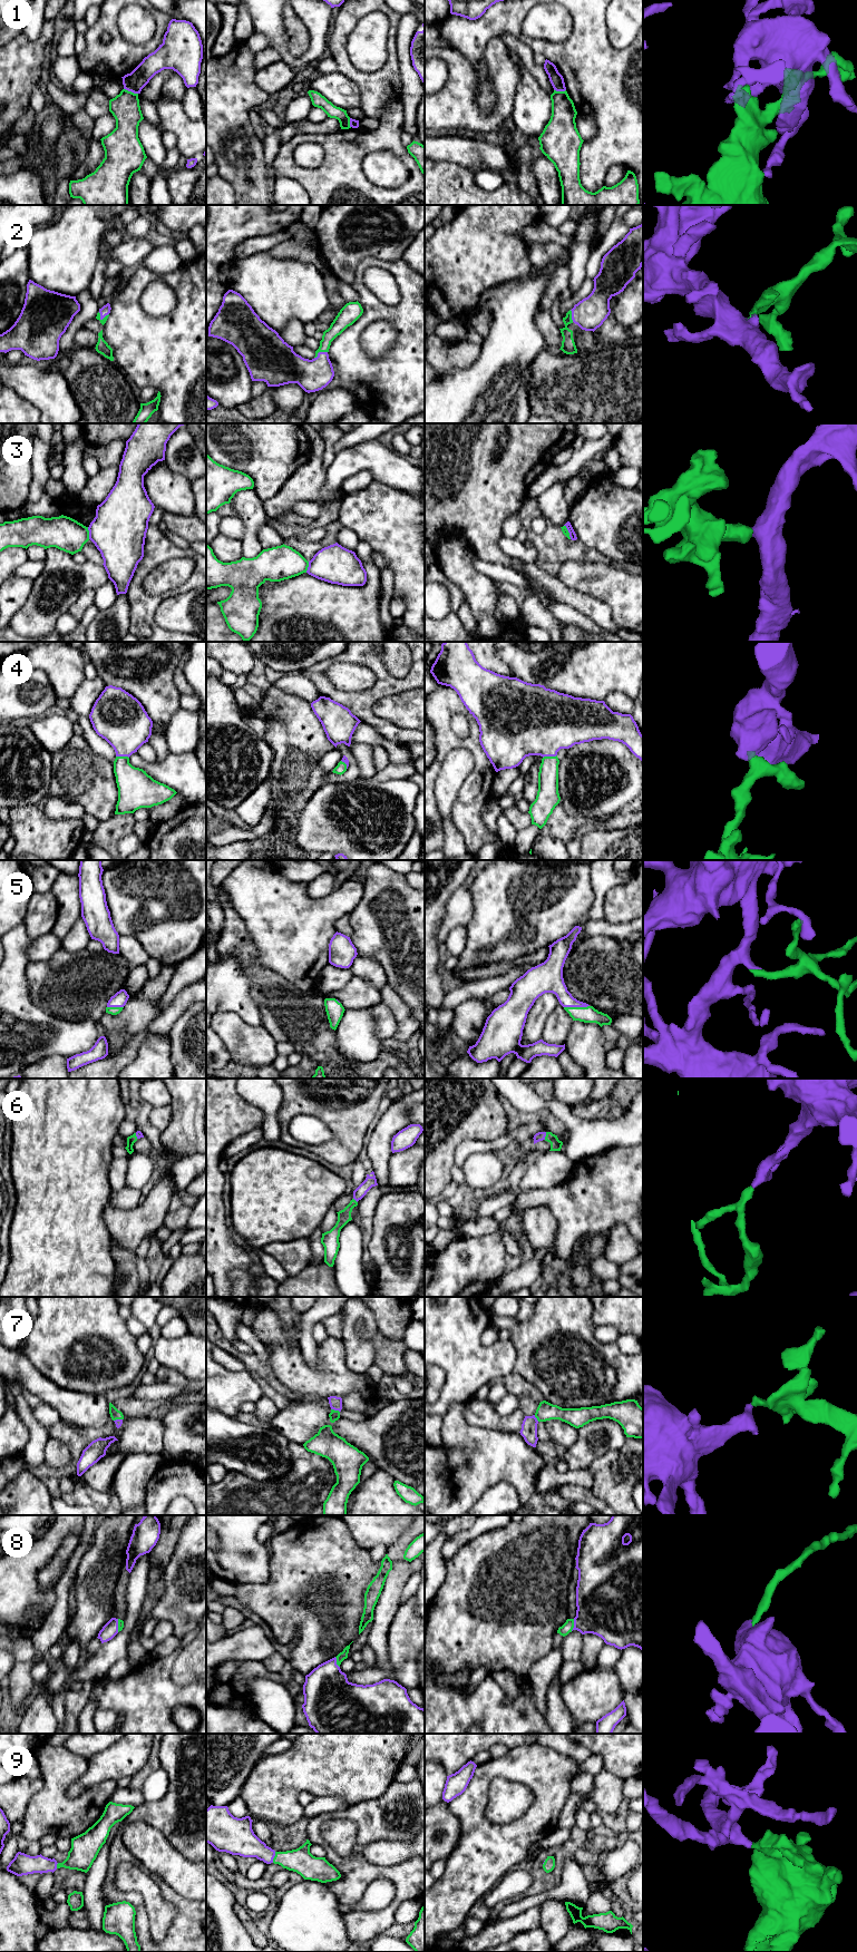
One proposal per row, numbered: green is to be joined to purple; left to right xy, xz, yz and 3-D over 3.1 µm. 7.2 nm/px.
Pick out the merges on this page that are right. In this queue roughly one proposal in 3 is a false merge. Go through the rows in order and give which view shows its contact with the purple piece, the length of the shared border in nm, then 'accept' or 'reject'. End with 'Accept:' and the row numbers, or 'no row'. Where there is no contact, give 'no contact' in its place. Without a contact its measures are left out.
1: xy | 110 nm | reject
2: xz | 110 nm | accept
3: xy | 90 nm | reject
4: yz | 110 nm | accept
5: yz | 180 nm | accept
6: yz | 60 nm | accept
7: xz | 70 nm | accept
8: yz | 90 nm | accept
9: xz | 80 nm | accept
Accept: 2, 4, 5, 6, 7, 8, 9

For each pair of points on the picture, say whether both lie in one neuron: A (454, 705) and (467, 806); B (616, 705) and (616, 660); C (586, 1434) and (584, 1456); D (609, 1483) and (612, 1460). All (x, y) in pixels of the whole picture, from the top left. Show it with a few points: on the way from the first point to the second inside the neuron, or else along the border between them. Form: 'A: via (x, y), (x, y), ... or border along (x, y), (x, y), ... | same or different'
A: via (474, 726), (474, 747), (478, 754), (477, 780) | same
B: border along (631, 698), (622, 692), (612, 691), (603, 700) | different
C: via (586, 1440), (586, 1448), (584, 1451) | same
D: via (612, 1477), (612, 1465) | same

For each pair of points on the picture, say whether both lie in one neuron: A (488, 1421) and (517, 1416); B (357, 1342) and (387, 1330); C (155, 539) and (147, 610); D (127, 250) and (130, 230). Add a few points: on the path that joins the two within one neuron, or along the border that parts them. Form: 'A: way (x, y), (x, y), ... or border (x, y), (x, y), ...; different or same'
A: way (495, 1421), (510, 1421); same
B: border (370, 1309), (380, 1339); different
C: way (153, 557), (139, 574), (138, 592); same
D: border (125, 236), (146, 237); different

